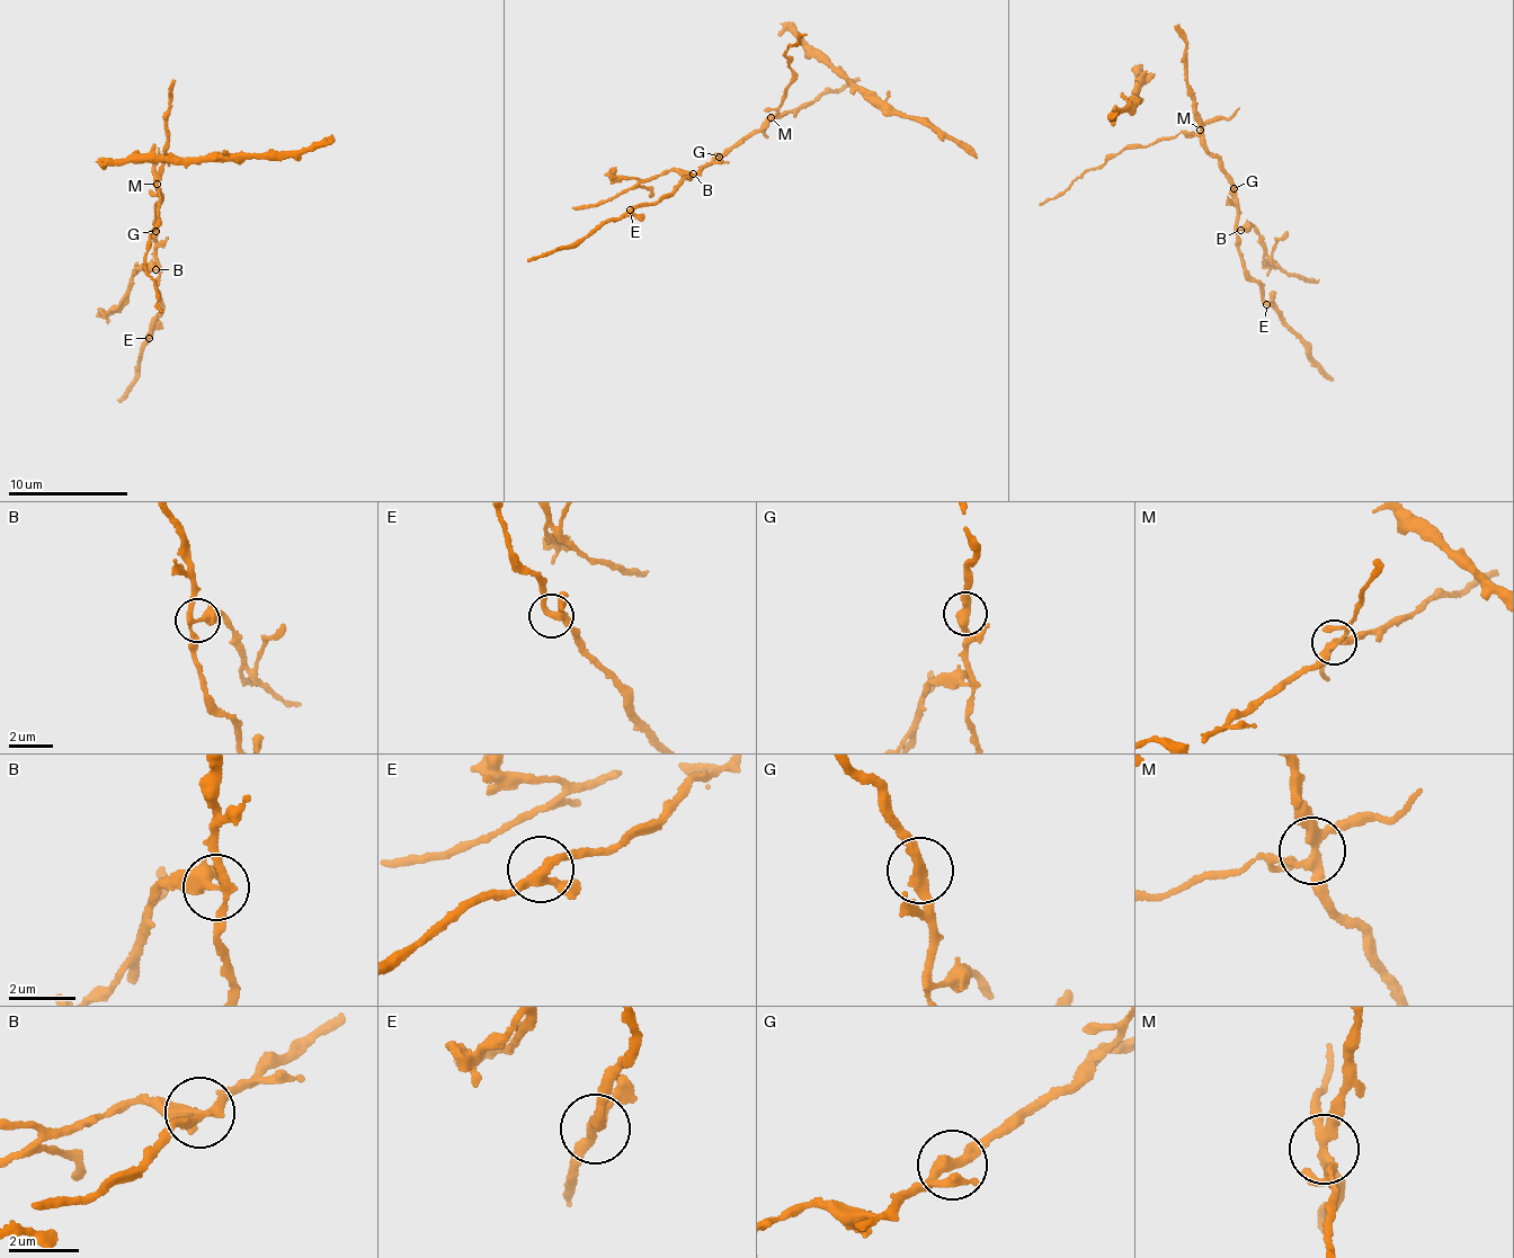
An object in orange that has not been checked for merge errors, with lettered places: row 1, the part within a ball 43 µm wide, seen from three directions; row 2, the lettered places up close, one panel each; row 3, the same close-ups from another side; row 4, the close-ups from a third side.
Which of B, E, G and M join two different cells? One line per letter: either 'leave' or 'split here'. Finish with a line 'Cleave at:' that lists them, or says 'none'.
B: split here
E: leave
G: leave
M: split here
Cleave at: B, M

